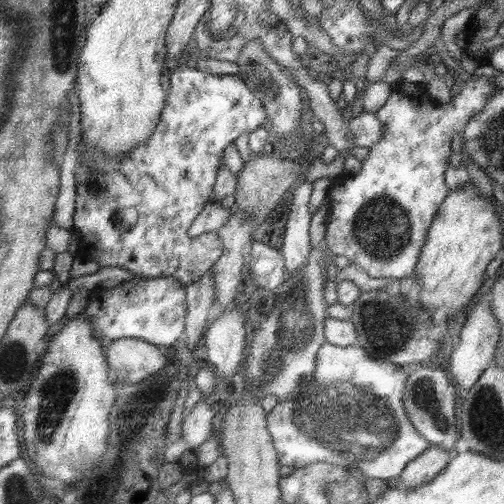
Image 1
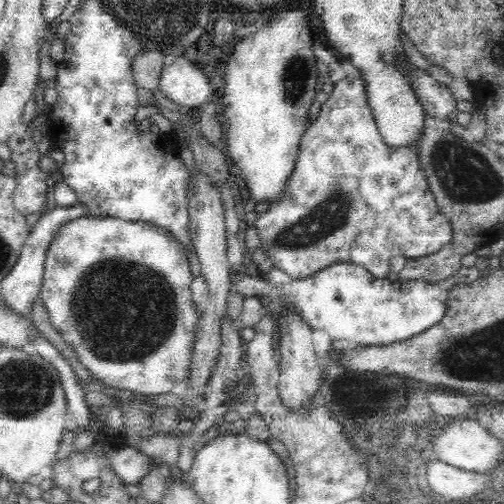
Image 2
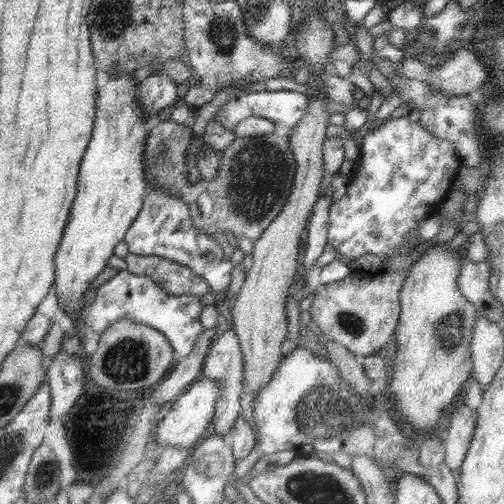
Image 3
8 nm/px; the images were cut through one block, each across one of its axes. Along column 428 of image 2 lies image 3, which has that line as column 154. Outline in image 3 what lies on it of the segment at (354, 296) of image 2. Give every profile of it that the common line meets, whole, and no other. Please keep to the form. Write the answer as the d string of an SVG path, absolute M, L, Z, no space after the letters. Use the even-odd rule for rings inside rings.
M121 270L97 288L95 302L89 304L89 310L83 314L81 324L89 326L97 334L101 334L103 330L107 330L109 326L113 326L115 322L119 322L123 318L127 318L131 322L137 322L137 324L151 326L167 338L167 342L173 348L175 360L183 360L191 352L191 348L195 346L197 338L205 332L205 328L199 324L201 310L203 310L203 306L201 306L199 298L193 298L193 296L167 296L147 276L135 276L131 272Z

